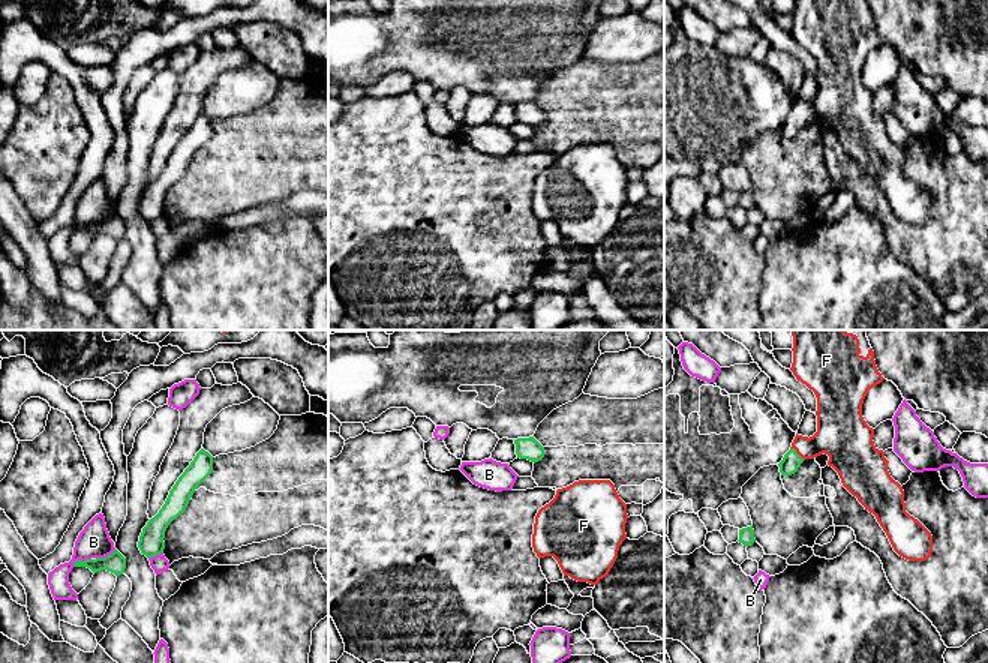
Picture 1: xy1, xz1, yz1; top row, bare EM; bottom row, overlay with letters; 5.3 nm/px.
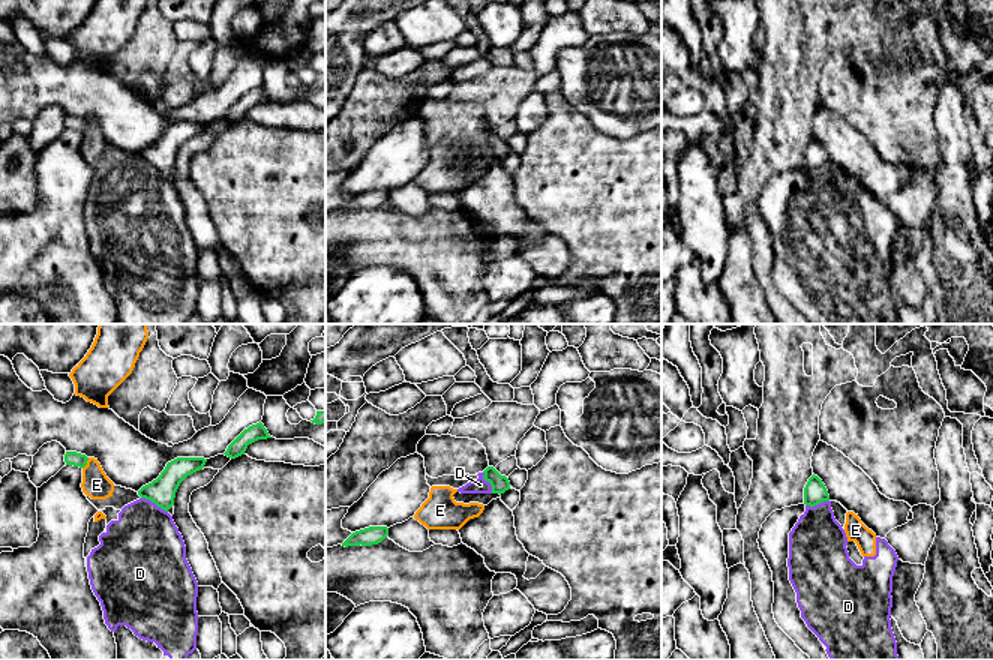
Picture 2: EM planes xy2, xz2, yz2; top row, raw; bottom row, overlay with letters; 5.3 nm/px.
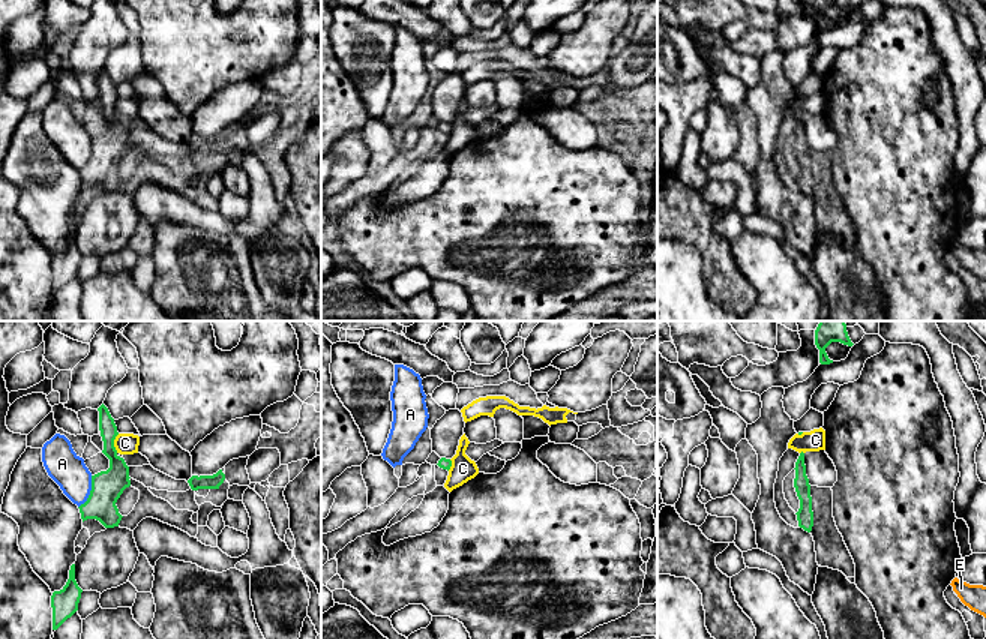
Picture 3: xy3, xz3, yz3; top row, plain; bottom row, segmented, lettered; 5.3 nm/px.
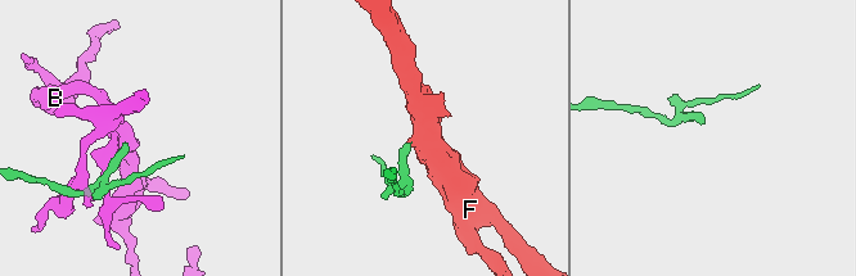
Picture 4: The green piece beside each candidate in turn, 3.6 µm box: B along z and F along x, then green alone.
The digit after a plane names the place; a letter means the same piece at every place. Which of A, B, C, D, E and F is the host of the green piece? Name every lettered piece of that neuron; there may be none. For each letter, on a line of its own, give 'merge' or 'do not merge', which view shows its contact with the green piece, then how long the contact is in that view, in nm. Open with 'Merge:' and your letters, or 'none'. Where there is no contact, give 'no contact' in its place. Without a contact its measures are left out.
Merge: F
A: do not merge; meets green in xy3; contact 190 nm long
B: do not merge; meets green in xy1; contact 110 nm long
C: do not merge; meets green in xy3; contact 110 nm long
D: do not merge; meets green in xy2; contact 170 nm long
E: do not merge; meets green in xy2; contact 70 nm long
F: merge; meets green in yz1; contact 100 nm long

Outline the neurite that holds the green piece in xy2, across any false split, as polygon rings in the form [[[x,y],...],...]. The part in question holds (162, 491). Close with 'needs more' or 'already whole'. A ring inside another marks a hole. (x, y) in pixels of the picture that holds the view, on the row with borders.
[[[177,458],[166,464],[160,476],[138,490],[141,498],[150,500],[168,512],[174,506],[176,492],[180,483],[190,474],[204,468],[204,458]]]; already whole

